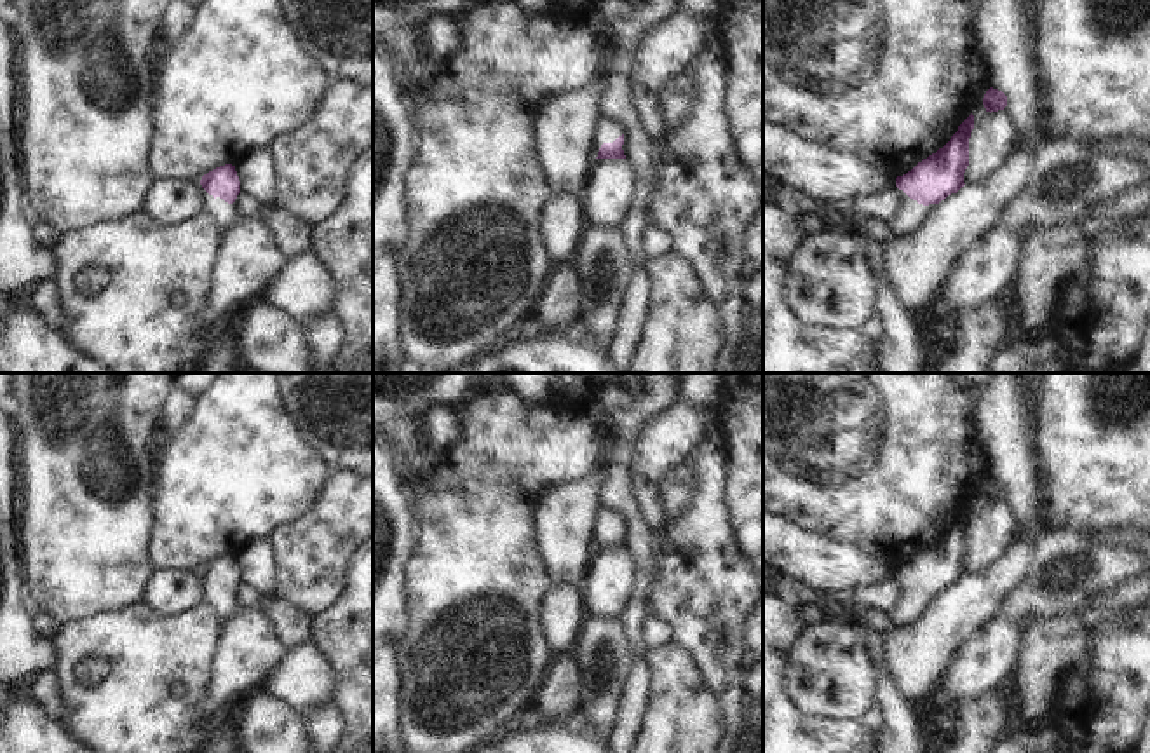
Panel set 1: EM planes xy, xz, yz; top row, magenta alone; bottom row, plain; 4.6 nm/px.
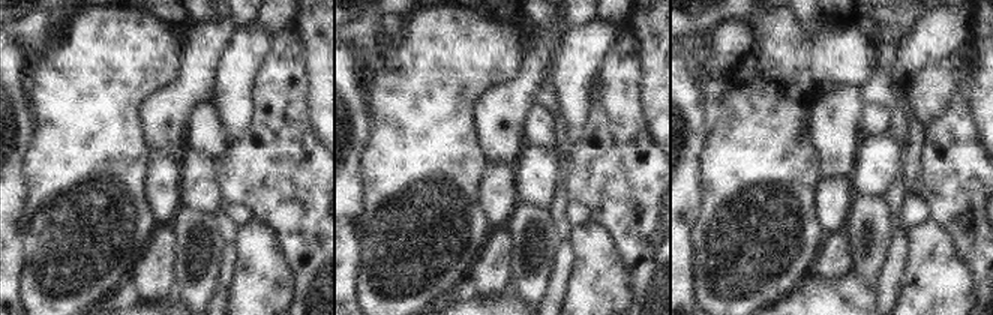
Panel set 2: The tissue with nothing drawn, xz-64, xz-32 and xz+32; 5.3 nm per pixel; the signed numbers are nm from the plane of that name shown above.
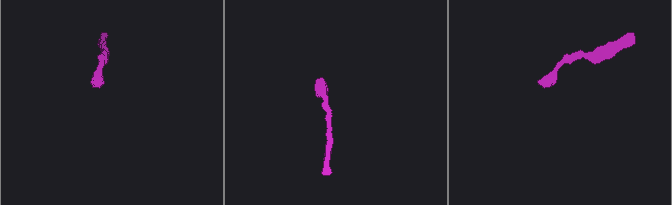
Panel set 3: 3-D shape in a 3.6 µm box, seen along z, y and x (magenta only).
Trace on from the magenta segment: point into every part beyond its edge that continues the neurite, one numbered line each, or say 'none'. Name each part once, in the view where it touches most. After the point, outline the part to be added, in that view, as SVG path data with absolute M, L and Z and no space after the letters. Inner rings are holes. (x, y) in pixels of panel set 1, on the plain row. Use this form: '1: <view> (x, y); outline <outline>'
1: xz (608, 522); outline M606 511L603 512L603 518L601 518L603 533L613 533L622 525L624 523L622 523L620 516L610 514Z

